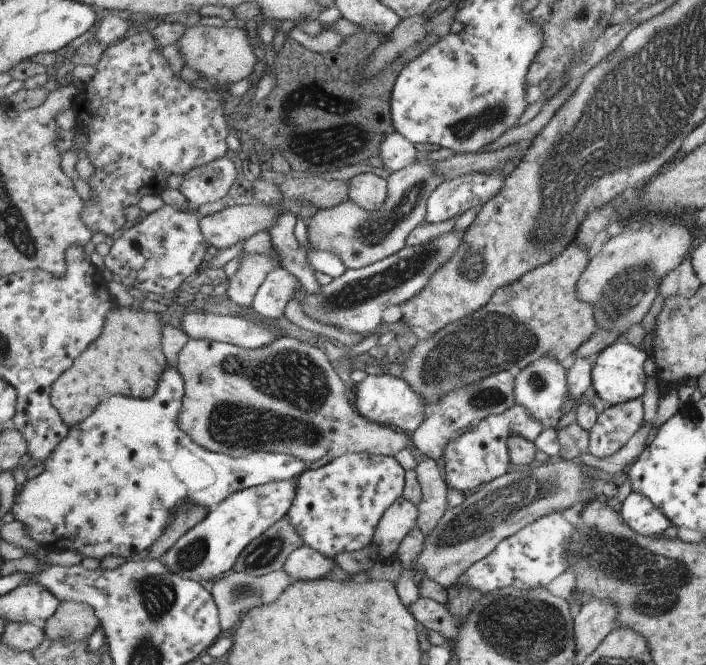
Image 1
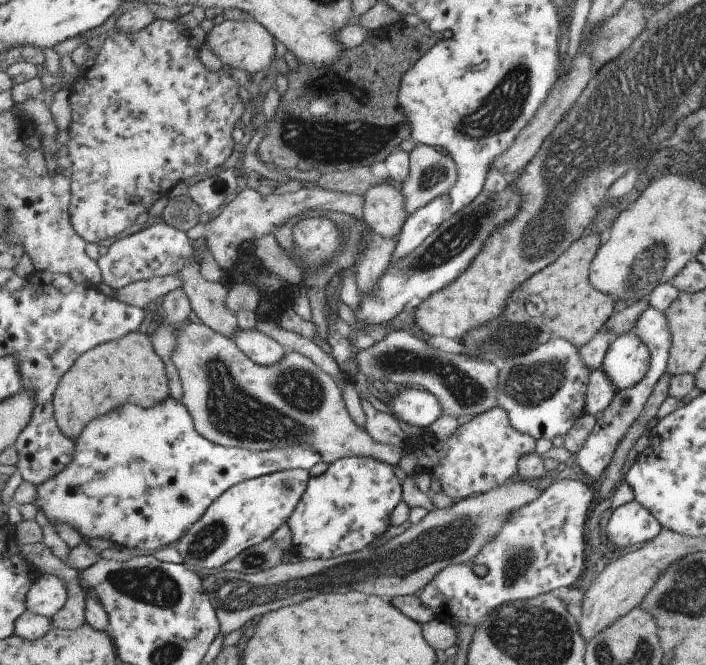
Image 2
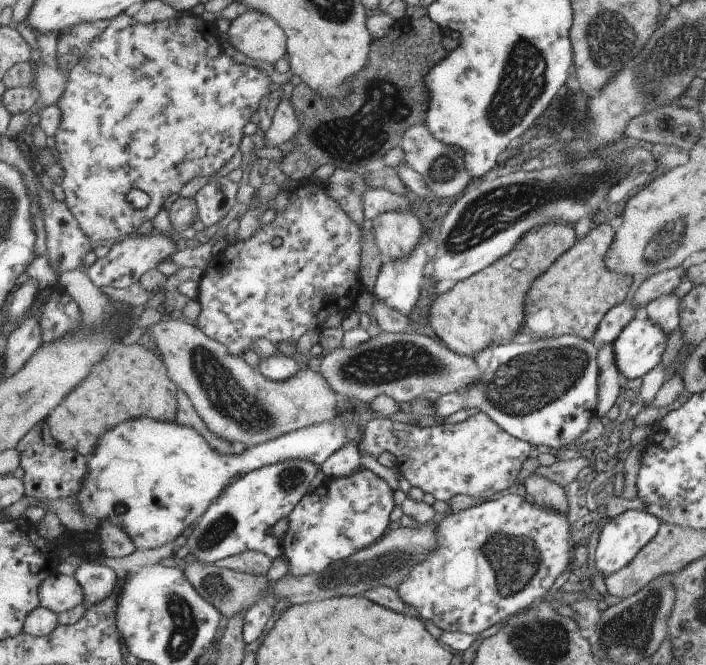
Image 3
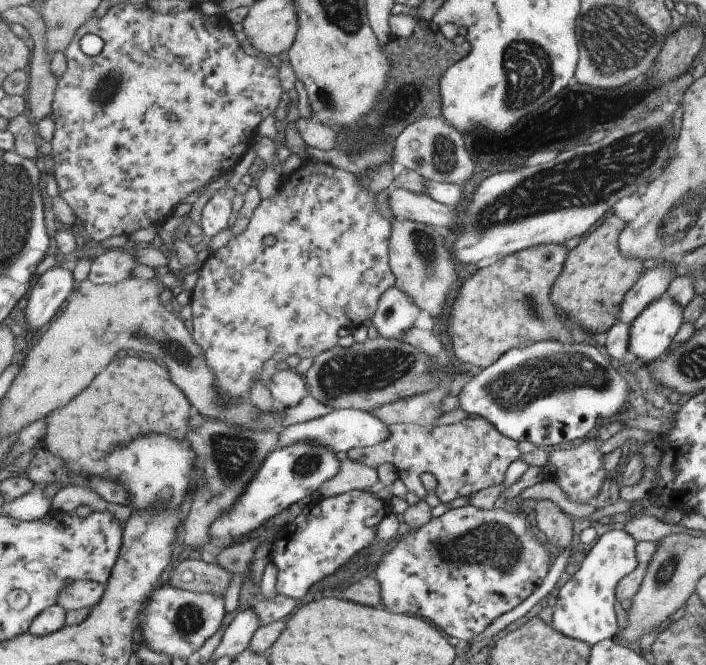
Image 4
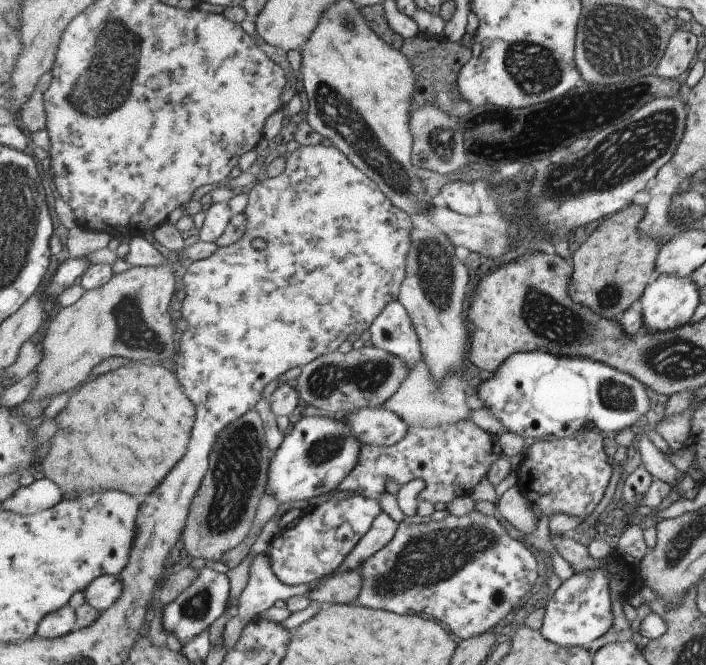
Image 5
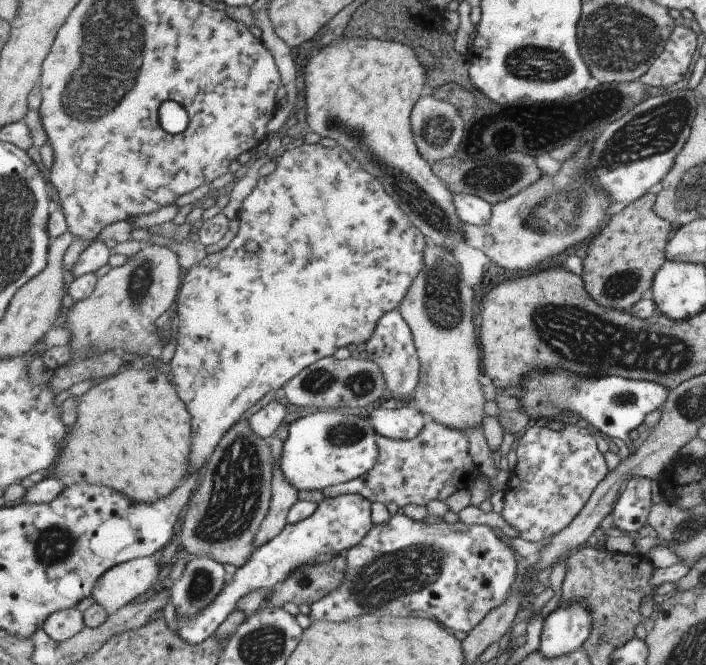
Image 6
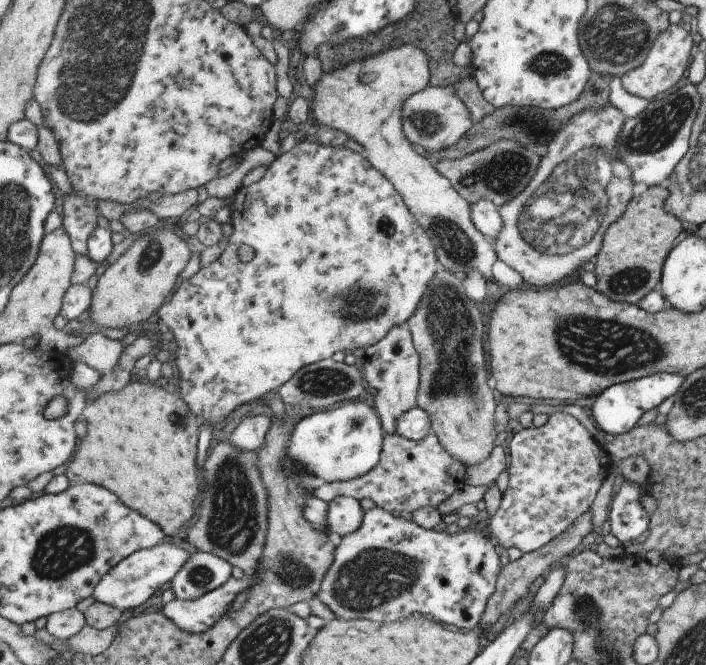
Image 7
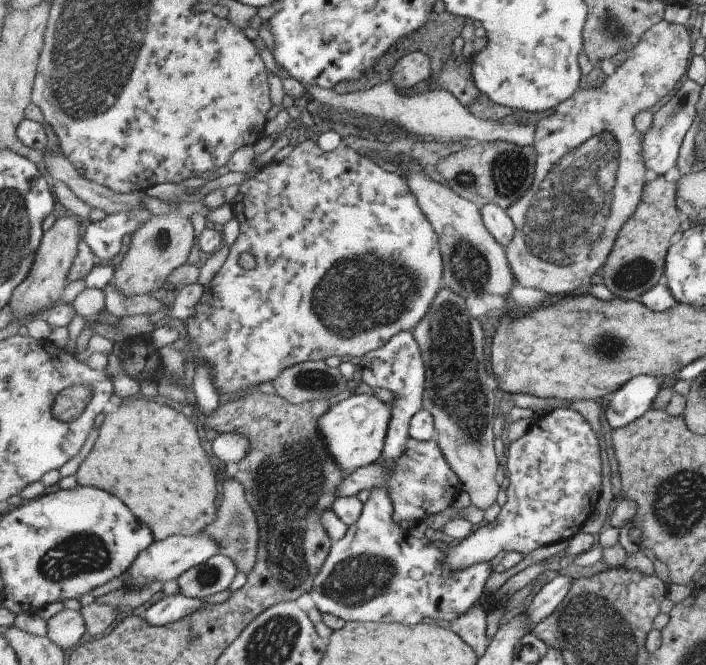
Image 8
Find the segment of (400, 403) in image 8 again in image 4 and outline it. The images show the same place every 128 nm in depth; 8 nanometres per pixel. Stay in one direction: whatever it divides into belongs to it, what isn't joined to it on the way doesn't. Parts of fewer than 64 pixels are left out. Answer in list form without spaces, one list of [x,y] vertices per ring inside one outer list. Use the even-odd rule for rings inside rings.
[[[395,286],[382,297],[373,326],[381,337],[403,340],[415,327],[419,312],[415,302]]]

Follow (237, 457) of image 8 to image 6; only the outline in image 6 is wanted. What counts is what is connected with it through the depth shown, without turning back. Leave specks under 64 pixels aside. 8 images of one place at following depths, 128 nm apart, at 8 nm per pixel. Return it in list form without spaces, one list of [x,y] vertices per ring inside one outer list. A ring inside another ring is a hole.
[[[279,396],[256,412],[248,422],[251,431],[256,436],[269,440],[287,416],[285,403],[282,396]]]

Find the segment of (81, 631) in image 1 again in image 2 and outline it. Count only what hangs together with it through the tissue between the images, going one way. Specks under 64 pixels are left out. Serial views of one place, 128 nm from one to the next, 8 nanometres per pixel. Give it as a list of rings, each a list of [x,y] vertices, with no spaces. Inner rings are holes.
[[[42,543],[42,550],[33,550],[33,544],[19,546],[19,556],[25,558],[34,568],[42,573],[63,578],[67,584],[67,604],[52,618],[53,629],[77,630],[87,624],[87,598],[83,588],[77,582],[77,571],[65,565]]]

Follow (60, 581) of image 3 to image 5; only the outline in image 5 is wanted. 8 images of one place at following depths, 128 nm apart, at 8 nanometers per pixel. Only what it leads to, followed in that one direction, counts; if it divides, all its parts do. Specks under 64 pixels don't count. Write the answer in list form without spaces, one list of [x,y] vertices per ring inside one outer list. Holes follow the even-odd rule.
[[[103,575],[93,580],[84,590],[85,603],[105,613],[122,596],[124,583],[114,575]]]

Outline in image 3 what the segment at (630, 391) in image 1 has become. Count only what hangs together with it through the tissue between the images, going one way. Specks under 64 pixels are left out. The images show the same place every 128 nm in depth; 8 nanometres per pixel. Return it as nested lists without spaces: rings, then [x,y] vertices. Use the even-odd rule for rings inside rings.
[[[637,317],[613,343],[615,362],[625,381],[637,384],[641,376],[663,360],[667,336],[662,326],[649,318]]]

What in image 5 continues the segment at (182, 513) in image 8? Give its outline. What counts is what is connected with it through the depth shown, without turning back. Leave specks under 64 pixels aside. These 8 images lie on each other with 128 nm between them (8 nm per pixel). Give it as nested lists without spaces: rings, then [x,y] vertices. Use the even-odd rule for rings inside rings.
[[[127,361],[115,372],[90,379],[74,392],[67,407],[57,417],[59,430],[46,446],[42,469],[63,494],[72,491],[112,489],[139,498],[157,490],[167,474],[186,455],[197,420],[197,406],[187,396],[174,368],[166,364]]]

